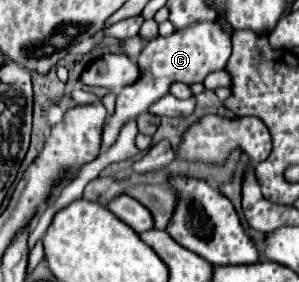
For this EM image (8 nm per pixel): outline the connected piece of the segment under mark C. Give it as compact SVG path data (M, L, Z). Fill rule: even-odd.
M199 22L185 30L177 30L167 38L159 36L155 40L149 40L137 58L137 64L141 68L141 80L137 80L129 88L123 88L117 94L115 112L107 116L107 122L103 126L101 148L103 150L111 148L115 144L121 128L125 126L125 122L147 112L151 104L155 104L159 98L167 96L173 82L185 82L185 84L203 82L207 74L211 74L215 70L223 70L230 56L231 36L221 30L219 22Z

